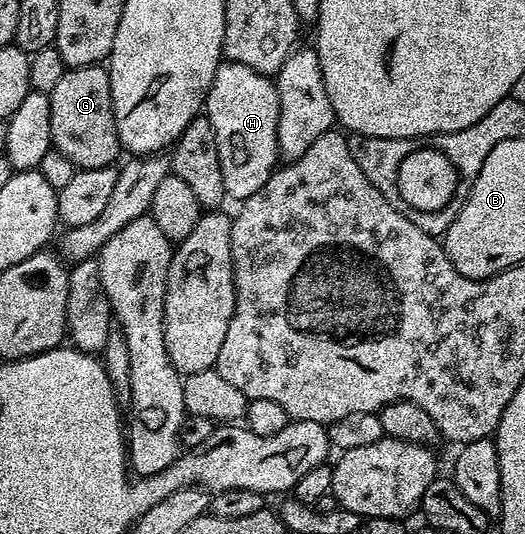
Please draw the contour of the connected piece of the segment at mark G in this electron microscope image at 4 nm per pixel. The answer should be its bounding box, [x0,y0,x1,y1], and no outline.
[49,63,121,169]

